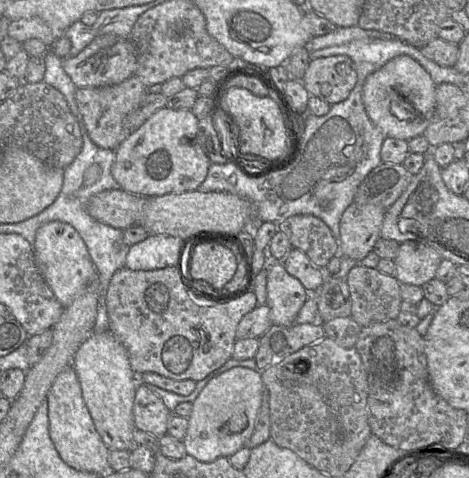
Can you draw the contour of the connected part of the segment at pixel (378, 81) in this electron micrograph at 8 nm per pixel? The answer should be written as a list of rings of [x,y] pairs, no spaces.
[[[398,55],[367,76],[362,100],[371,122],[385,137],[409,141],[422,135],[434,114],[436,84],[429,73],[412,57]]]

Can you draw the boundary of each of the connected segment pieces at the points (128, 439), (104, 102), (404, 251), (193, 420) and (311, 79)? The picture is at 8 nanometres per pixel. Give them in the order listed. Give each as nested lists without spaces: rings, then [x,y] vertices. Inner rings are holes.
[[[110,331],[93,332],[77,349],[71,366],[81,385],[83,400],[94,422],[96,431],[106,447],[131,451],[134,447],[133,403],[140,377],[131,368],[127,351]]]
[[[133,75],[123,82],[104,87],[77,88],[75,100],[88,136],[100,148],[115,150],[130,134],[123,127],[124,118],[139,105],[148,86]]]
[[[418,242],[400,244],[397,257],[395,278],[400,284],[423,286],[435,278],[443,259],[433,248]]]
[[[233,367],[212,378],[192,403],[193,408],[188,418],[188,428],[182,440],[186,453],[201,462],[213,462],[220,457],[229,458],[246,443],[253,434],[259,410],[262,404],[264,384],[261,372],[246,367]]]
[[[346,55],[313,59],[301,79],[310,95],[335,104],[344,101],[357,82],[354,62]]]

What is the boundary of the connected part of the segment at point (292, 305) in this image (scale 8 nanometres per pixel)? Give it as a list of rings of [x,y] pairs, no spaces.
[[[269,257],[266,267],[266,304],[271,310],[271,320],[276,325],[291,326],[309,297],[309,292],[285,270],[282,262],[273,261]]]

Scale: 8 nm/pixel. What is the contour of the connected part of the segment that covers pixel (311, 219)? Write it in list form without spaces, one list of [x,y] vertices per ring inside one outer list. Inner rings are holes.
[[[294,215],[278,224],[293,248],[303,251],[318,268],[339,255],[339,245],[324,221],[313,215]]]

